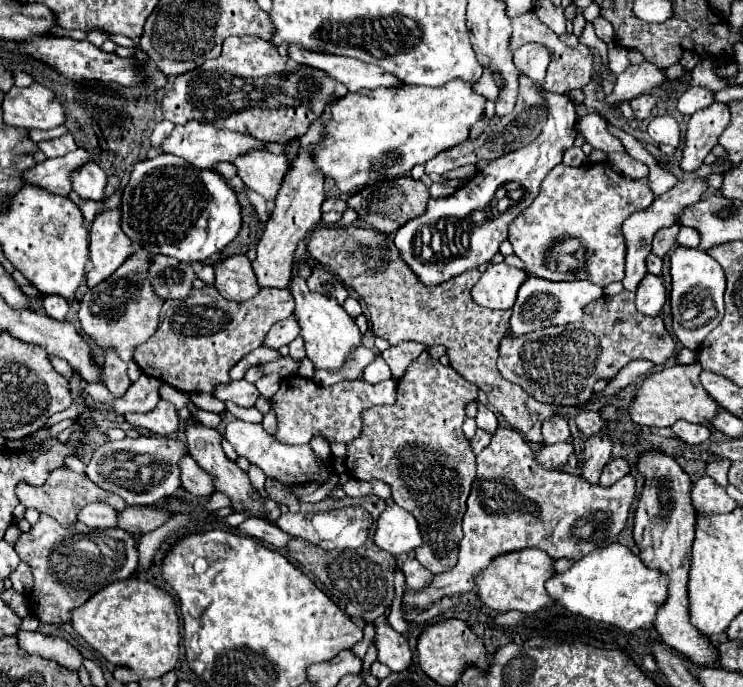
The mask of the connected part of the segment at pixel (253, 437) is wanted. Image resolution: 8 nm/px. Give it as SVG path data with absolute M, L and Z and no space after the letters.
M230 421L226 425L224 439L236 449L240 457L246 457L252 465L260 467L266 477L280 481L282 485L298 485L298 483L308 483L314 481L318 485L324 485L330 477L330 471L316 459L314 451L310 445L286 445L276 441L272 435L268 435L262 425L246 423L246 421Z

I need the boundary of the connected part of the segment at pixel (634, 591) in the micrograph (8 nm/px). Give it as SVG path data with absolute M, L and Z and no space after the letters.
M620 543L592 551L588 557L576 561L568 571L556 573L546 581L548 597L574 615L614 625L622 631L636 631L652 627L656 609L664 603L668 579L654 569L646 569L638 555Z

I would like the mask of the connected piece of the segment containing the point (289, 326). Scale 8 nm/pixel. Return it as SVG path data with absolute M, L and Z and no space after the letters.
M288 317L288 319L284 319L284 321L278 321L278 323L268 331L268 335L266 335L266 339L264 339L262 345L268 347L268 349L278 351L282 345L292 343L296 337L298 337L298 333L296 333L296 321L292 321L292 317Z

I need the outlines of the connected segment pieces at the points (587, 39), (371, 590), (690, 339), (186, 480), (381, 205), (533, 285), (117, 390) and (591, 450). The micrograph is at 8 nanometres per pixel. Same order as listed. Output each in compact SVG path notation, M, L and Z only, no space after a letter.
M586 22L586 26L582 35L579 37L579 42L589 46L590 48L597 49L598 54L602 59L602 64L606 69L608 68L608 52L605 42L597 37L591 22Z
M372 537L358 547L358 549L346 549L346 551L324 551L304 539L290 539L288 541L288 553L294 557L304 571L312 573L320 583L322 591L352 619L360 619L364 623L374 621L376 617L384 615L384 609L394 599L394 565L396 557L390 553L384 553L380 547L374 545Z
M678 247L670 257L670 275L672 275L672 293L670 293L672 335L682 347L696 351L702 339L716 325L720 325L724 317L724 299L722 299L726 285L724 271L720 269L720 263L716 263L706 251Z
M184 457L180 461L180 479L182 479L182 487L186 491L190 491L192 495L198 497L210 497L216 491L214 485L214 477L210 473L204 473L204 469L200 469L192 457Z
M396 177L396 181L380 181L376 185L368 185L368 189L362 189L348 197L348 207L358 213L358 219L364 225L370 225L372 229L380 233L394 233L398 227L402 227L406 221L420 217L426 209L426 203L430 199L428 187L422 181L414 181L410 177Z
M530 275L518 289L518 297L512 307L512 317L510 317L510 333L514 337L520 337L524 333L530 333L530 331L536 331L536 329L542 329L548 325L574 323L584 315L584 305L600 299L602 295L604 295L602 287L598 287L592 281L554 283L554 281Z
M106 353L104 355L102 373L104 373L104 385L112 393L112 397L118 399L128 391L130 379L126 375L126 363L120 361L114 353Z
M608 431L600 433L600 437L588 437L584 443L584 465L580 477L586 479L590 485L598 483L604 465L610 461L612 445L608 441Z

